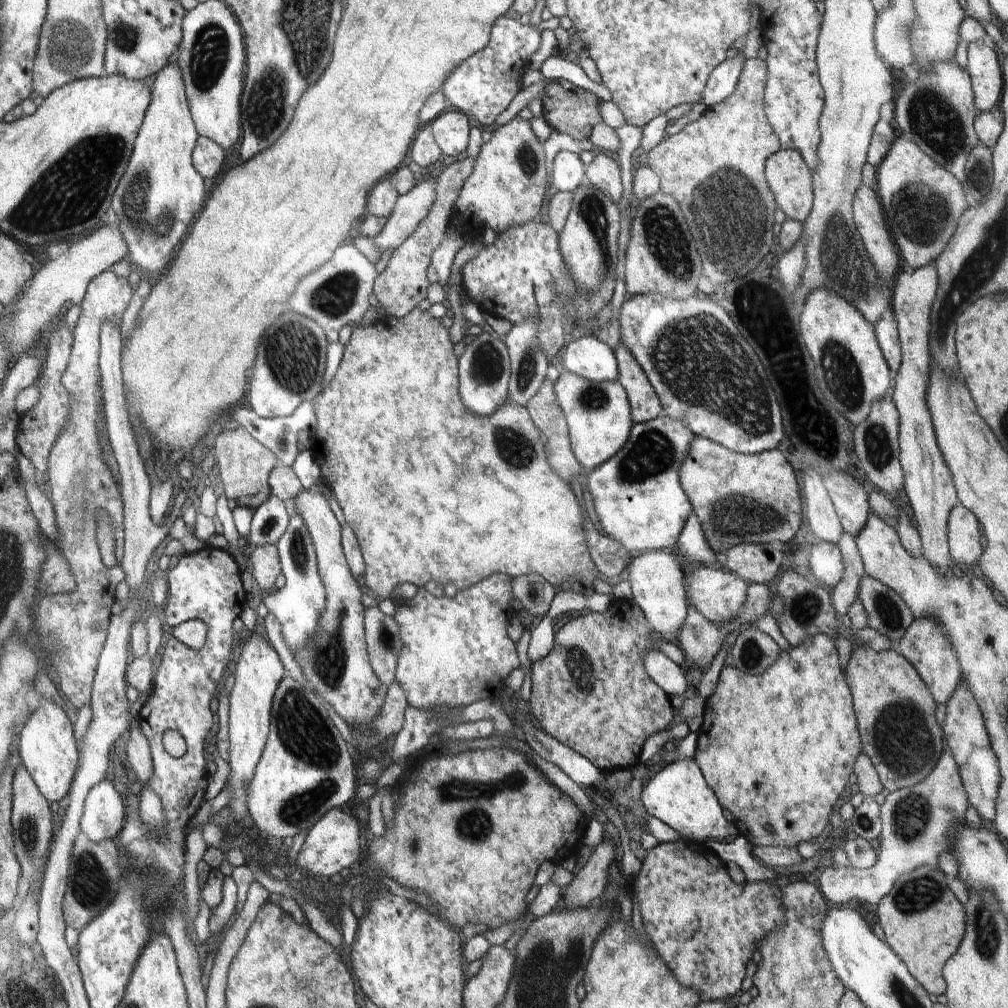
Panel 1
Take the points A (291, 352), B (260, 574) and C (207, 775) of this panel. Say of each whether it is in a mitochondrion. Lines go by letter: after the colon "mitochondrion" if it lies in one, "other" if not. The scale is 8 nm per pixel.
A: mitochondrion
B: other
C: other

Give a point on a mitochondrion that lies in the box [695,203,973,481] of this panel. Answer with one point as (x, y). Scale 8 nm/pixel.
(842, 265)

